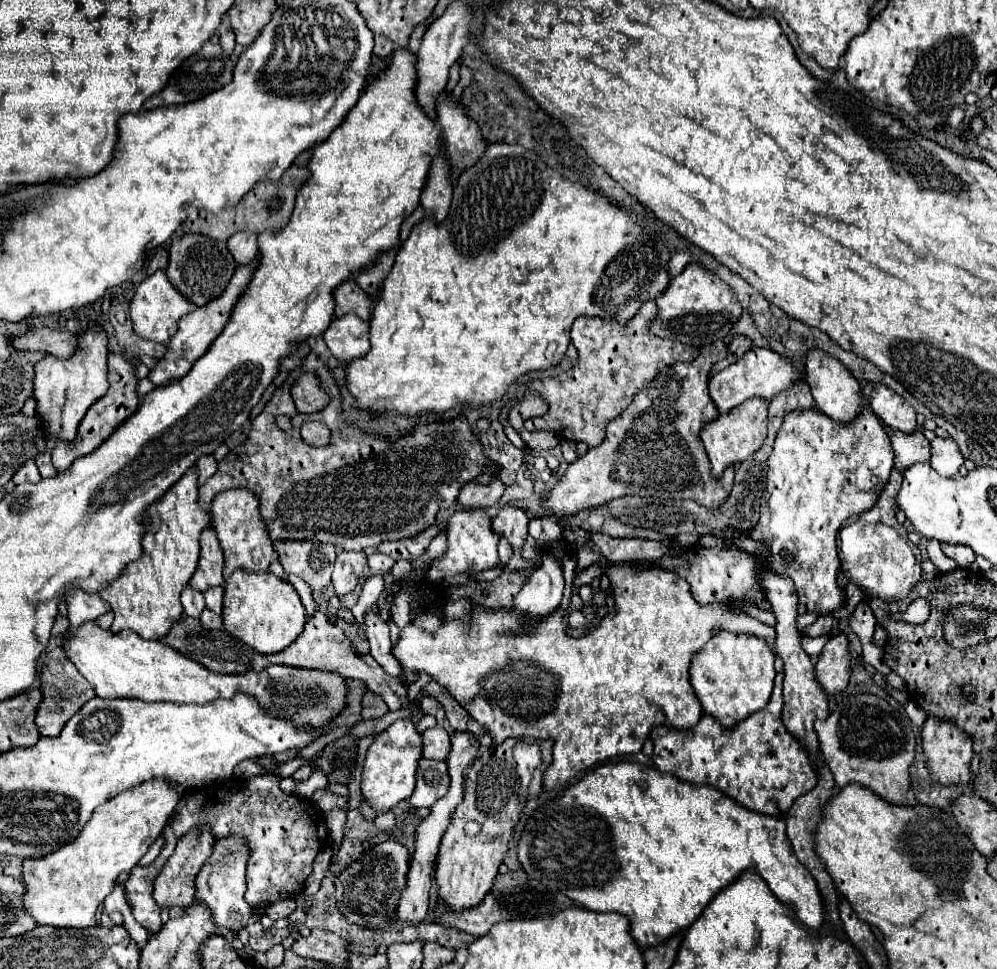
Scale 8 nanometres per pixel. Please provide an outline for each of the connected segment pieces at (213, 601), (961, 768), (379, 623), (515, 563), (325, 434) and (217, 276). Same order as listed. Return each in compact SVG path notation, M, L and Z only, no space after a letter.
M218 586L218 588L210 588L210 590L204 590L202 594L204 594L204 600L206 600L206 606L210 608L210 610L214 610L214 612L222 612L222 586Z
M928 716L924 726L922 726L922 746L924 746L926 758L928 758L930 776L934 780L938 780L940 784L946 784L946 786L970 782L970 778L972 778L970 760L974 754L972 752L972 740L954 722L944 720L944 718L936 718L936 716Z
M366 612L364 620L362 620L362 632L366 634L368 642L370 642L370 654L372 658L376 658L376 662L392 676L400 676L402 668L398 664L398 660L394 660L394 656L390 654L392 650L392 640L388 634L388 624L380 618L378 612Z
M504 504L492 518L492 528L496 534L504 536L514 548L513 556L502 568L502 572L530 569L532 564L521 556L522 544L528 538L528 518L524 510L514 504Z
M306 422L302 426L302 440L312 446L326 446L330 442L330 428L322 422Z
M184 234L182 238L174 240L170 246L170 266L166 274L170 282L196 306L204 306L210 300L218 298L226 290L234 270L236 270L236 262L228 252L226 242L212 240L204 234Z

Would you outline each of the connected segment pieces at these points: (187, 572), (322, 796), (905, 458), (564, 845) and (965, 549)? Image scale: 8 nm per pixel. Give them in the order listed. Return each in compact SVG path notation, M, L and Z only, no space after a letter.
M194 466L194 470L190 470L190 474L184 474L174 486L170 486L170 490L166 490L166 494L154 506L146 508L146 534L142 536L142 558L130 562L130 566L126 566L126 570L122 570L122 574L114 578L114 582L110 582L110 586L100 590L100 596L108 600L114 612L114 622L110 626L112 632L134 630L146 640L160 640L166 634L166 630L170 630L170 626L182 616L180 592L184 586L188 586L188 580L194 574L194 566L200 558L198 536L206 526L210 526L210 516L206 510L198 506L198 470Z
M320 788L312 794L312 800L316 802L316 806L322 810L322 812L328 812L332 808L346 808L346 800L334 792L328 792L326 788Z
M886 426L886 434L890 436L894 448L896 470L902 472L916 462L930 462L930 442L924 438L922 432L916 430L914 434L904 434L904 432L894 432Z
M608 762L602 766L596 766L594 770L590 770L580 782L572 784L570 788L566 788L558 798L550 800L548 804L542 804L526 822L522 836L518 840L518 860L524 868L524 872L528 874L530 880L538 880L544 886L550 886L550 890L562 890L562 894L566 894L568 898L572 898L572 902L576 906L594 910L594 912L618 912L624 914L630 920L630 932L634 936L634 940L638 942L638 946L642 948L650 948L656 946L660 942L666 942L670 936L674 936L676 932L688 928L700 914L702 910L708 906L708 902L714 898L714 894L718 894L724 886L732 884L734 878L738 878L744 870L754 868L770 886L770 890L776 894L778 900L782 900L784 904L788 904L798 918L818 930L824 924L824 914L822 914L822 898L818 892L818 886L812 878L812 874L796 860L790 840L786 838L786 824L784 820L776 818L776 816L766 816L766 814L758 814L754 810L748 810L744 806L740 806L738 802L734 802L730 796L726 796L724 792L720 792L714 786L706 786L706 784L690 784L684 782L672 774L660 772L652 766L644 766L640 762Z
M942 544L942 550L948 558L956 560L960 568L966 568L974 562L976 554L970 550L970 546L954 546L954 544Z

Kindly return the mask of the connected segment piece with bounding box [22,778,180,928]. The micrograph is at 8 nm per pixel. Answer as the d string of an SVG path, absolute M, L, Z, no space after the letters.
M163 778L144 782L142 786L136 786L134 790L126 790L118 794L118 798L112 798L110 802L98 806L90 822L84 826L78 838L72 840L70 844L40 858L26 858L22 864L22 882L26 884L26 894L22 900L24 900L26 914L30 914L36 920L36 924L46 924L56 928L94 926L98 908L102 906L104 898L112 892L116 878L122 872L130 872L140 862L140 858L148 852L150 844L160 836L162 828L166 826L178 800L180 800L180 794L172 790L170 783Z

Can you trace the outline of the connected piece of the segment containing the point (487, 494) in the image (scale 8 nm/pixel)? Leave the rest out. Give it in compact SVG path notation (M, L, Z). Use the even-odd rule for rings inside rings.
M494 478L490 484L478 484L478 482L468 482L460 496L458 496L458 504L462 504L464 508L490 508L494 506L500 496L504 494L504 482L500 478Z

